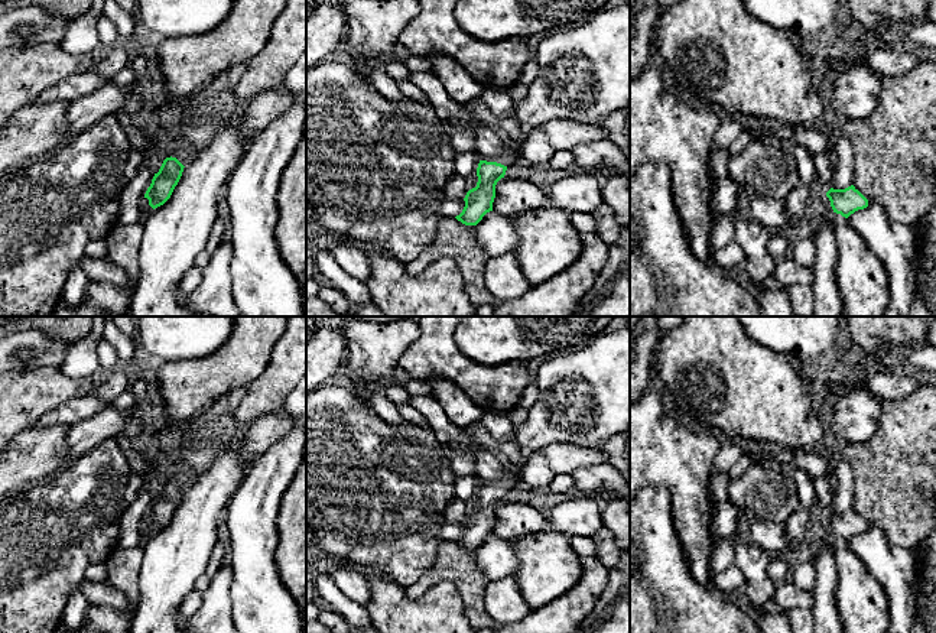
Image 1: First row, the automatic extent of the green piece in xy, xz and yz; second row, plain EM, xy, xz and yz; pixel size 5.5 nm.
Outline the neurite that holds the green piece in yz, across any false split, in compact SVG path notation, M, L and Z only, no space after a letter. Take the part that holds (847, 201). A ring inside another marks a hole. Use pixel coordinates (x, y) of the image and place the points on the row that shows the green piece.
M854 185L845 189L831 188L826 192L826 197L831 201L833 212L841 214L845 218L848 218L855 211L868 207L868 199Z

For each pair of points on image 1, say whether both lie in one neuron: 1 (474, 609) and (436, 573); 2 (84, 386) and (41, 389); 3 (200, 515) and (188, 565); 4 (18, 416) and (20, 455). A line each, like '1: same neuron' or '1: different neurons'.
1: same neuron
2: same neuron
3: same neuron
4: different neurons

